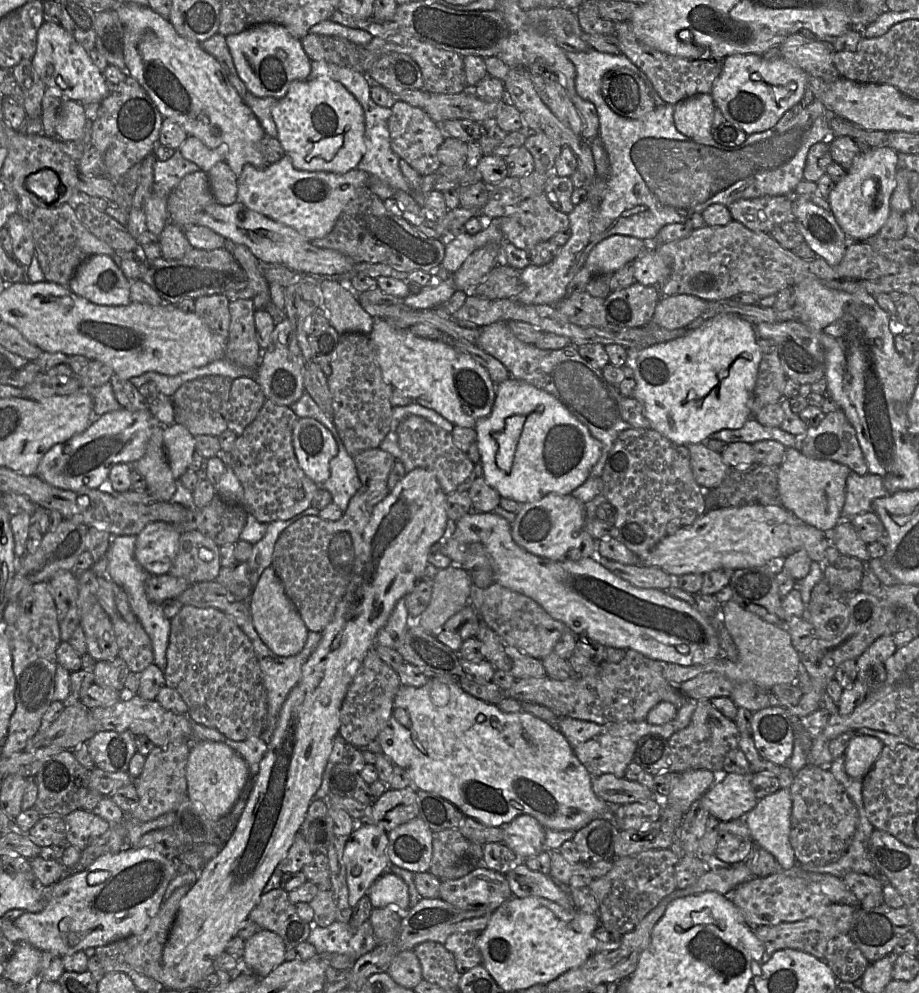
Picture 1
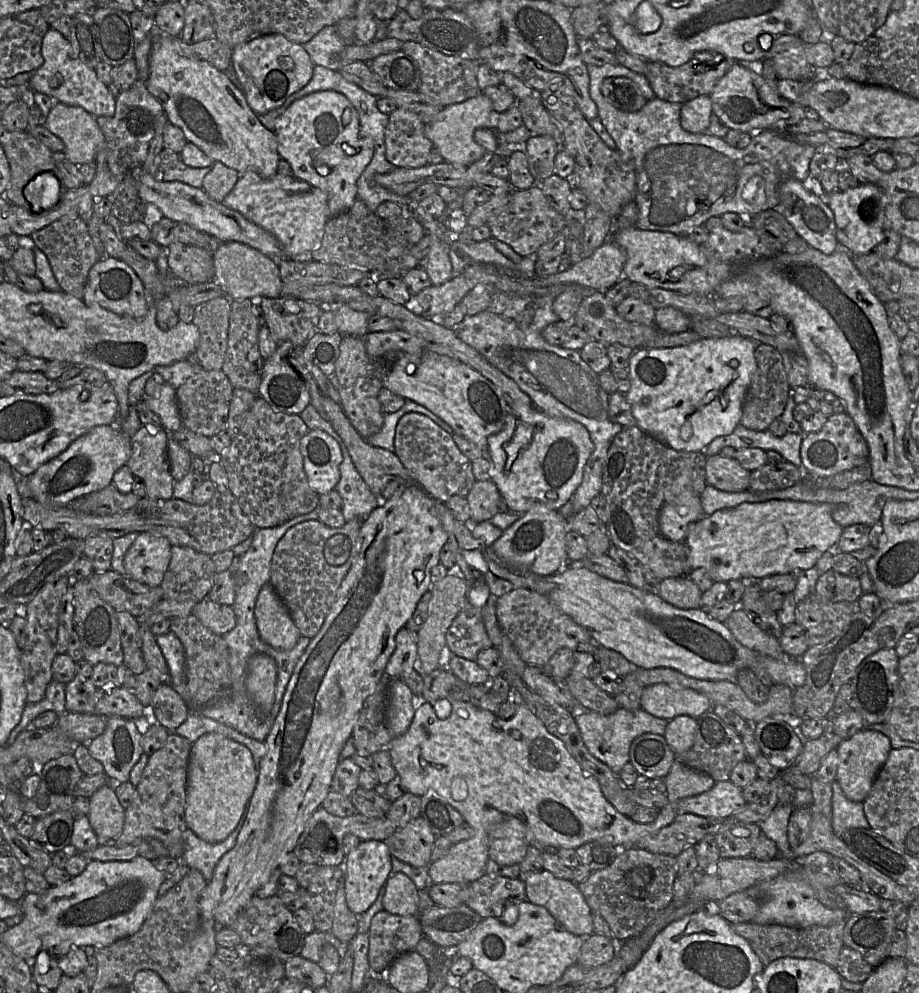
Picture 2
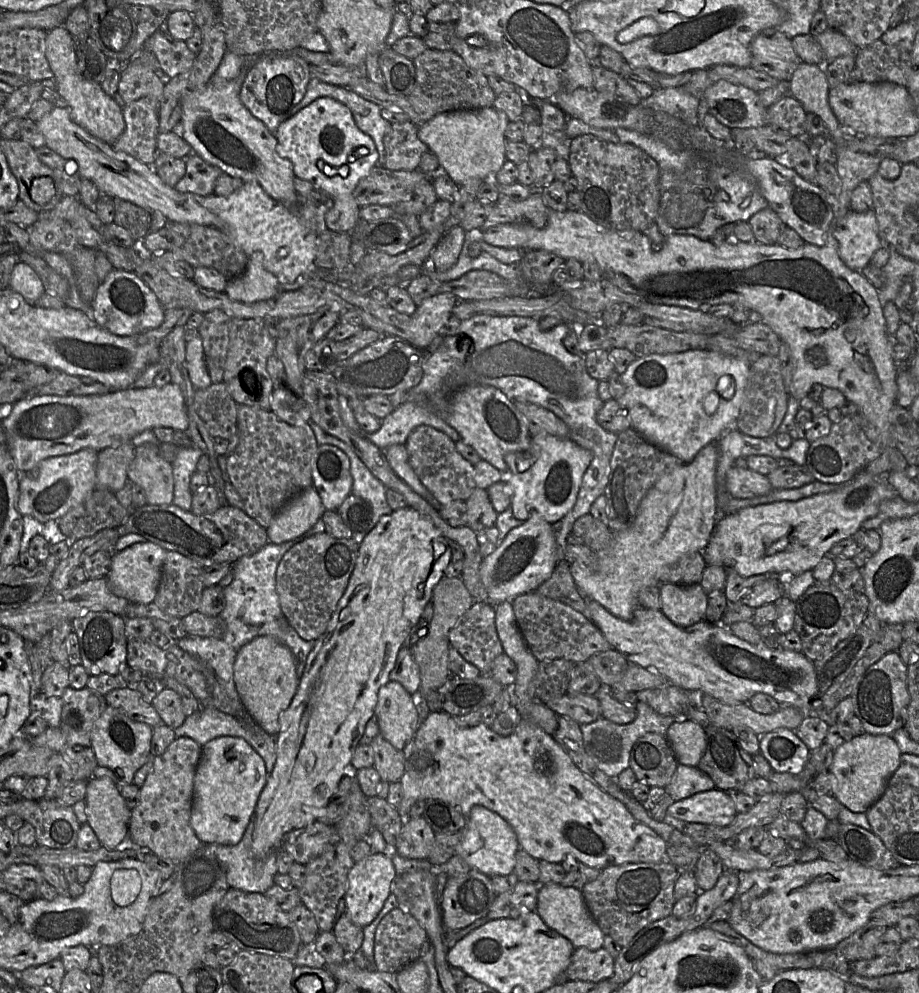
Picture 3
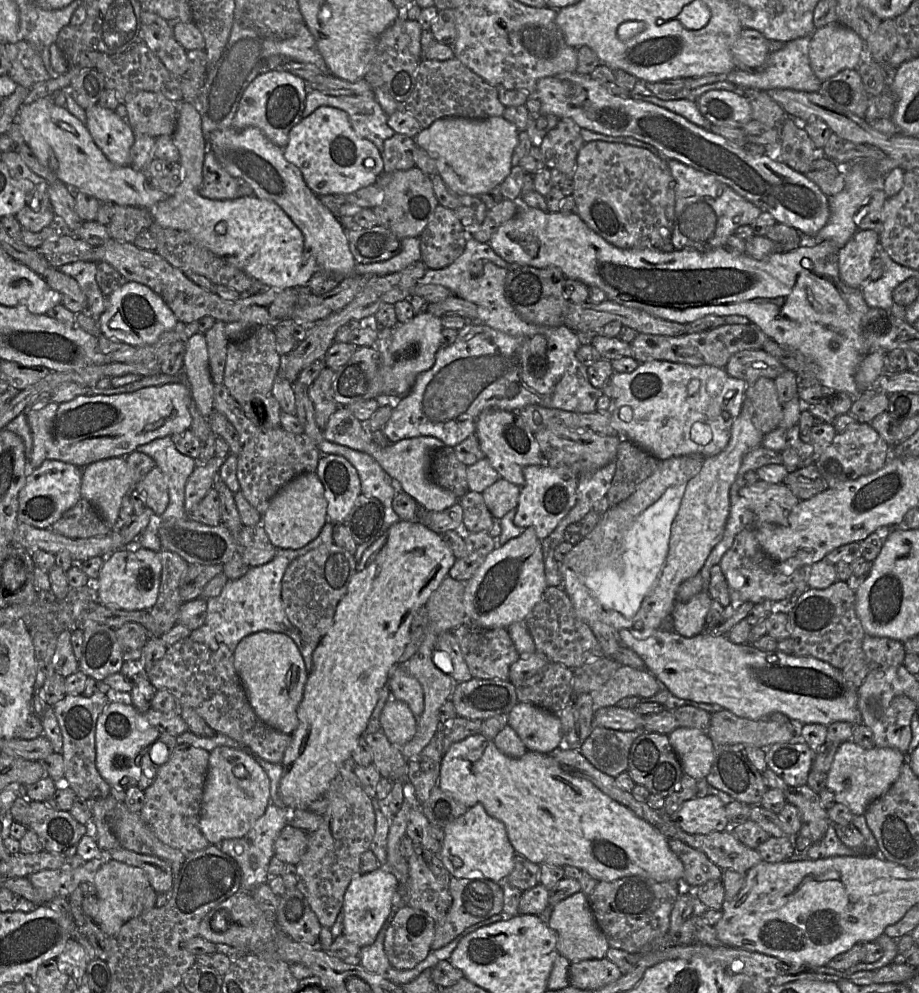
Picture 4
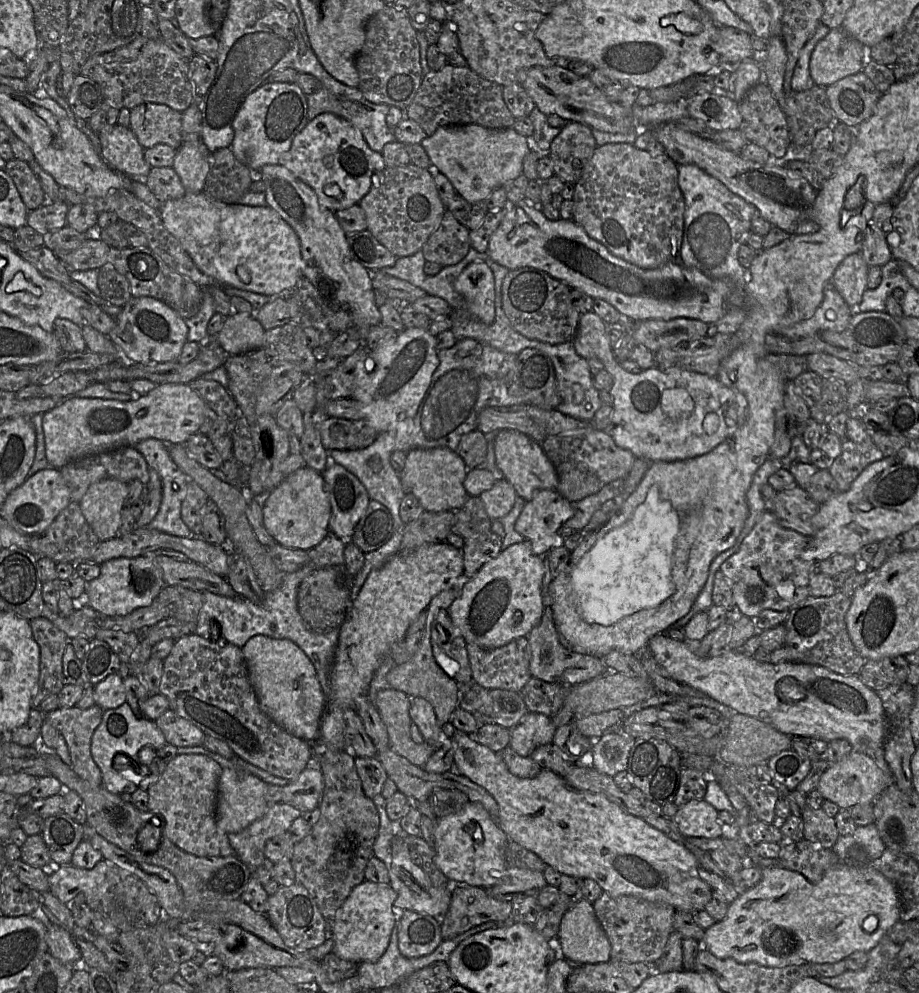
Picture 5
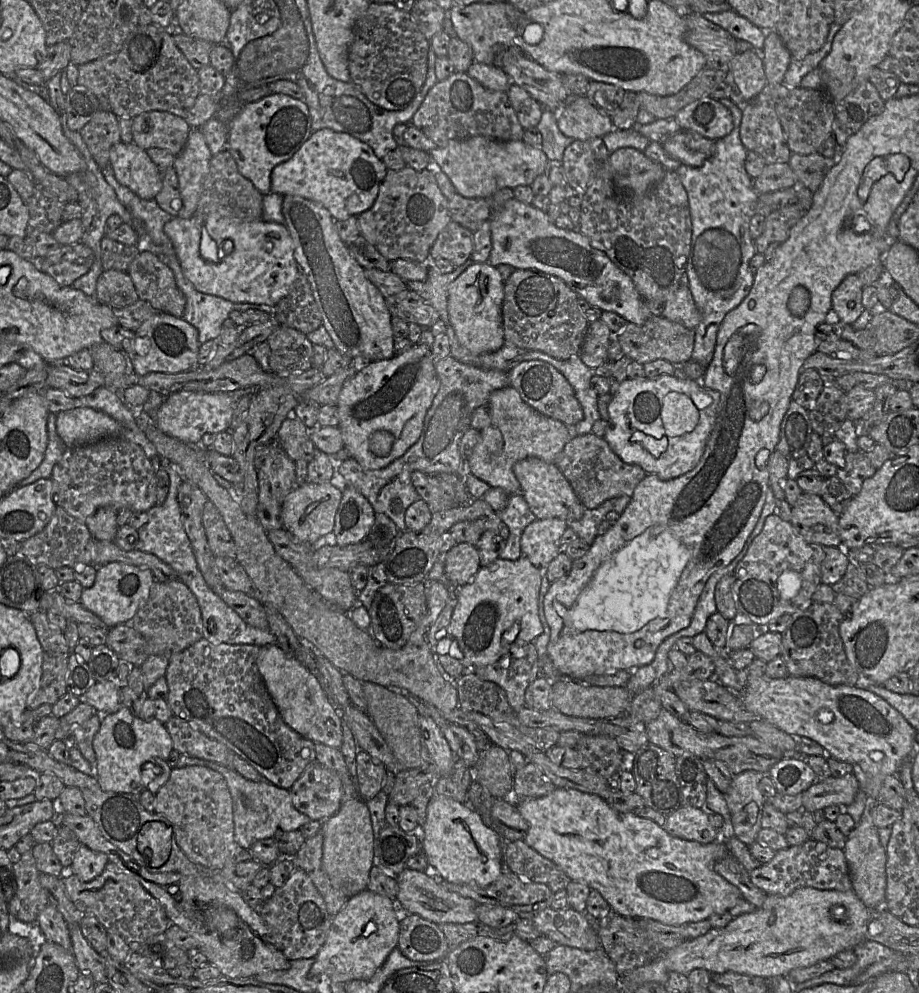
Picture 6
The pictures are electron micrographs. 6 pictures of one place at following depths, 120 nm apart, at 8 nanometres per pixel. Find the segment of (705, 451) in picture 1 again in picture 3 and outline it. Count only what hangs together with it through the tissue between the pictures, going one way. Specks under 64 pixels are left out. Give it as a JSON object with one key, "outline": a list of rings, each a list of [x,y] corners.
{"outline":[[[736,465],[726,473],[726,488],[730,496],[739,499],[766,495],[774,489],[766,475]]]}

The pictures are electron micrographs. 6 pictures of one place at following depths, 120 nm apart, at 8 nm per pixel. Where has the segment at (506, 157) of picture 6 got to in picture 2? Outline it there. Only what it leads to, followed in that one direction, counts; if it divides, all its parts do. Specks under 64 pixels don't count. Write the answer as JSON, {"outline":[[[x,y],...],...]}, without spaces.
{"outline":[[[483,93],[442,108],[432,120],[426,123],[425,134],[446,162],[468,167],[487,152],[474,140],[474,133],[480,128],[495,129],[495,110],[491,100]]]}

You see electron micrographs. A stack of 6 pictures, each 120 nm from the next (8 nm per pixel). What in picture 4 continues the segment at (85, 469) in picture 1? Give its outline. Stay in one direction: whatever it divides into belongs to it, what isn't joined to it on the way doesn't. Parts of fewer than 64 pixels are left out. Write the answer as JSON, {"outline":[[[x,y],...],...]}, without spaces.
{"outline":[[[45,460],[26,478],[19,494],[18,519],[20,523],[46,529],[81,499],[82,469],[58,460]]]}

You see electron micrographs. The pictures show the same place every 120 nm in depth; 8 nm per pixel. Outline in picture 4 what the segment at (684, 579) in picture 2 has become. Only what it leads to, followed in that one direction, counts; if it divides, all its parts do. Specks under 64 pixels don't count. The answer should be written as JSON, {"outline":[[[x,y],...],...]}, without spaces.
{"outline":[[[703,590],[687,601],[676,601],[671,612],[674,630],[684,637],[694,637],[706,629],[706,616],[712,598]]]}

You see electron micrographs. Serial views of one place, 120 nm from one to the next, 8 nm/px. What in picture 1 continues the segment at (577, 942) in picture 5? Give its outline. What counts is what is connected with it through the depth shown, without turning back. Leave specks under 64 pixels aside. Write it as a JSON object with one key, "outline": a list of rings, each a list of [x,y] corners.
{"outline":[[[523,862],[505,874],[513,896],[537,896],[549,899],[560,906],[572,909],[571,896],[565,893],[550,875],[531,870]]]}

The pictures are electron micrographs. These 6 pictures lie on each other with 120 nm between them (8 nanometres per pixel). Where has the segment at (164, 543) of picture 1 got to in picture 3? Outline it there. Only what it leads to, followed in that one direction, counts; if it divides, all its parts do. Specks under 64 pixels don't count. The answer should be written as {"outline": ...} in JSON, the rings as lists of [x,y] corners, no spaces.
{"outline":[[[150,542],[135,543],[122,551],[113,552],[111,570],[107,578],[110,591],[134,604],[149,604],[154,601],[161,580],[166,558],[163,547]]]}

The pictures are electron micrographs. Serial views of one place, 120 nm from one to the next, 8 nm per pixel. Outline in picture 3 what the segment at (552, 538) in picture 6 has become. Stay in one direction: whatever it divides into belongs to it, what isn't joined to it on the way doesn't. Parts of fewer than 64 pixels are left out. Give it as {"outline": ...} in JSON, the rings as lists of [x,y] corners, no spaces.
{"outline":[[[535,435],[526,450],[508,453],[505,456],[508,472],[504,482],[510,491],[514,517],[524,522],[532,512],[537,512],[552,525],[562,520],[577,500],[583,475],[591,460],[589,450],[570,438],[552,435]]]}

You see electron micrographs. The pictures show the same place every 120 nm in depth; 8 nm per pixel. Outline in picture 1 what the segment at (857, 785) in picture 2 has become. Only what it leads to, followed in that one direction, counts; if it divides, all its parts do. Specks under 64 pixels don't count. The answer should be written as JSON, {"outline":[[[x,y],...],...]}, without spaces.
{"outline":[[[856,734],[844,753],[845,771],[853,779],[863,780],[880,756],[884,743],[876,737]]]}

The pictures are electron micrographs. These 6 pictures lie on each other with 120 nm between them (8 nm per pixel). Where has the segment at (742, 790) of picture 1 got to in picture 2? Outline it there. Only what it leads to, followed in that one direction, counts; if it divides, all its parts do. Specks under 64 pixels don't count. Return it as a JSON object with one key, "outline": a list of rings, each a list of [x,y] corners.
{"outline":[[[730,780],[716,782],[707,792],[686,797],[674,804],[680,814],[694,814],[710,819],[724,819],[738,813],[747,805],[742,789]]]}

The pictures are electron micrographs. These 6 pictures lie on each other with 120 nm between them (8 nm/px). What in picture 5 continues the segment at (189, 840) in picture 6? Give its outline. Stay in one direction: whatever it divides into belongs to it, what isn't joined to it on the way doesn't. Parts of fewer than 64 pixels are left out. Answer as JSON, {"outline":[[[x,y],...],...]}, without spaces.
{"outline":[[[177,754],[167,764],[158,782],[147,790],[149,811],[164,818],[167,837],[178,848],[195,856],[236,856],[228,835],[216,824],[218,784],[222,770],[215,760],[206,755]]]}

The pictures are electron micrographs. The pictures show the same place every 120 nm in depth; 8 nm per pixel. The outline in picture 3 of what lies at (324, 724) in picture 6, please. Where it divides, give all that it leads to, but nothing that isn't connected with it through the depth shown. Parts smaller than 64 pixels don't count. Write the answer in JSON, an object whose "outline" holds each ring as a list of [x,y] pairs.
{"outline":[[[259,636],[242,646],[233,667],[234,683],[239,698],[253,721],[265,732],[277,735],[282,730],[282,716],[289,707],[299,684],[292,652],[270,636]]]}

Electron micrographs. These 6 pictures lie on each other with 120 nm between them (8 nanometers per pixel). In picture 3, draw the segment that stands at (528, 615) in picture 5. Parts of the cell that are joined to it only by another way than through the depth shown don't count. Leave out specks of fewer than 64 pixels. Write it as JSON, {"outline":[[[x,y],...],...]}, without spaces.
{"outline":[[[532,512],[526,521],[510,530],[482,560],[480,576],[488,602],[497,605],[504,601],[512,601],[519,595],[535,592],[550,578],[556,564],[557,544],[553,525],[539,513]]]}

